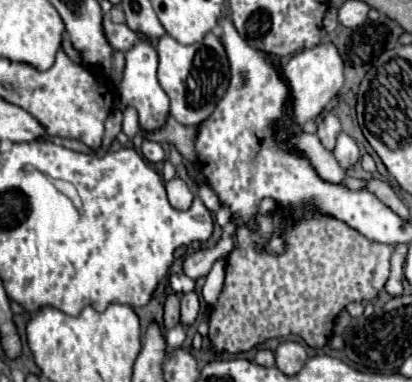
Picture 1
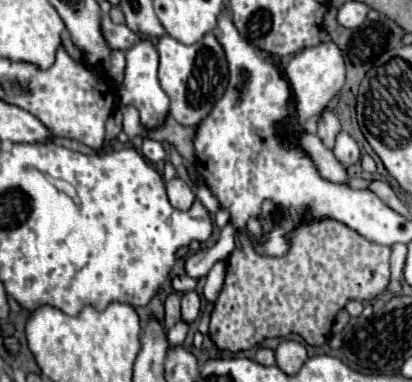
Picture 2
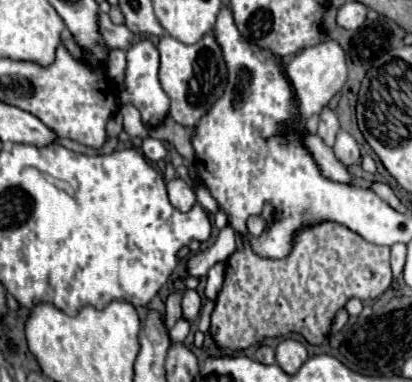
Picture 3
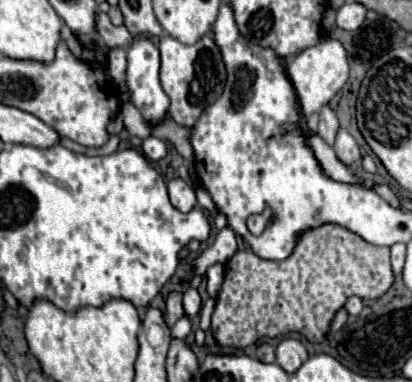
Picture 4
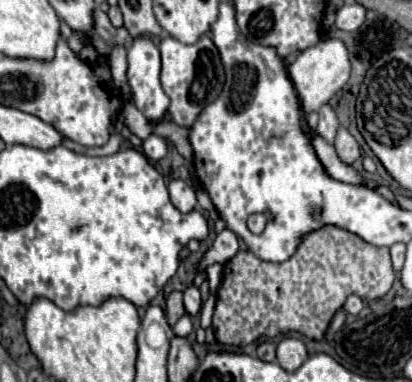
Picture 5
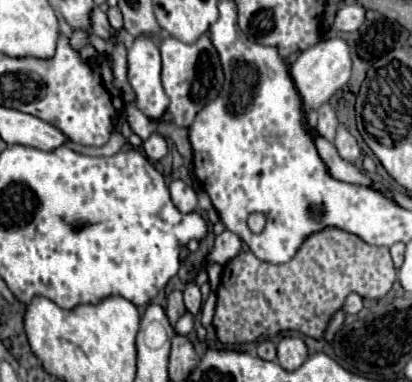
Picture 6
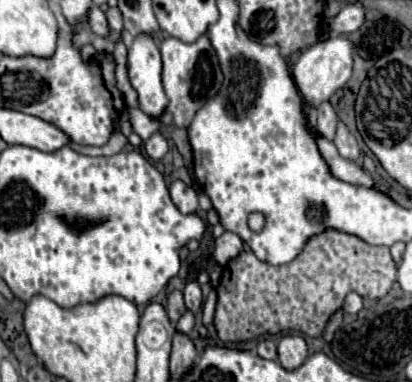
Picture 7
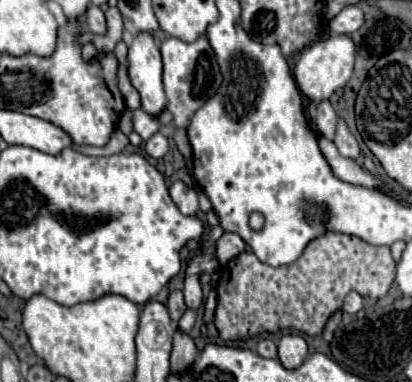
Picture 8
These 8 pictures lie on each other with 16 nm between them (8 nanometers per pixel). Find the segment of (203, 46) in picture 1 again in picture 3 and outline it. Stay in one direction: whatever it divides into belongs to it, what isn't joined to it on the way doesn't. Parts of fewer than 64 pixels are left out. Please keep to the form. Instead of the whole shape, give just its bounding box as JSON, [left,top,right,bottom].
[160,34,226,126]

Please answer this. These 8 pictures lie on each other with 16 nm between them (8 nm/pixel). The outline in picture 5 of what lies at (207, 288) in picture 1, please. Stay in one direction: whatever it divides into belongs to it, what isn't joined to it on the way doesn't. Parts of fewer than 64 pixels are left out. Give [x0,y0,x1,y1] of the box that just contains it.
[206,264,222,292]

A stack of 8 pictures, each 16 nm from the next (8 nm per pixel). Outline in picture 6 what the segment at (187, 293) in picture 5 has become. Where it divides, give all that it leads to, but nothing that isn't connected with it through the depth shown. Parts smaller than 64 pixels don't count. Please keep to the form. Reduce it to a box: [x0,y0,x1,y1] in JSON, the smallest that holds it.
[184,280,202,314]

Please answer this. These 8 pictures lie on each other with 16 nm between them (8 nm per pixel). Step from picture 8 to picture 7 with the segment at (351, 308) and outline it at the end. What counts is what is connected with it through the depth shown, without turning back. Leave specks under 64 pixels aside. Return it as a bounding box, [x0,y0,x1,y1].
[342,292,362,314]

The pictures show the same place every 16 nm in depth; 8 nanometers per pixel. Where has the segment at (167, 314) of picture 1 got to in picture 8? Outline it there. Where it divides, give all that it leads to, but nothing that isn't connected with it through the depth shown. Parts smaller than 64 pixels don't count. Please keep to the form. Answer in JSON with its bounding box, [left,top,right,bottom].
[168,290,186,322]

